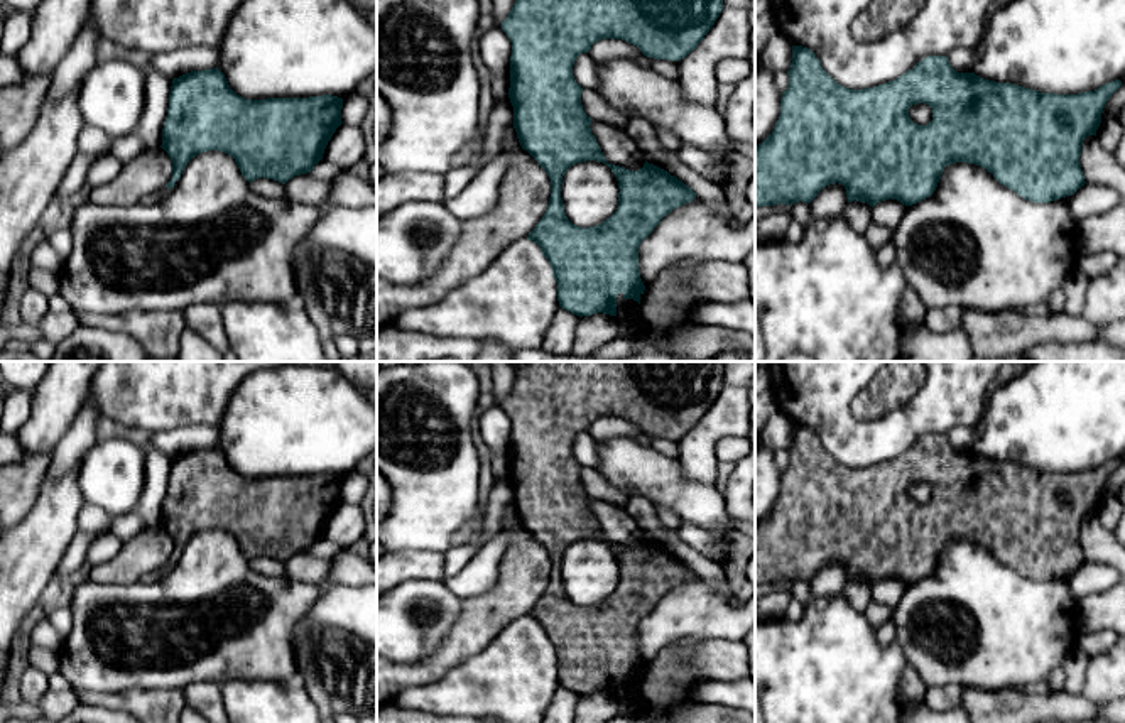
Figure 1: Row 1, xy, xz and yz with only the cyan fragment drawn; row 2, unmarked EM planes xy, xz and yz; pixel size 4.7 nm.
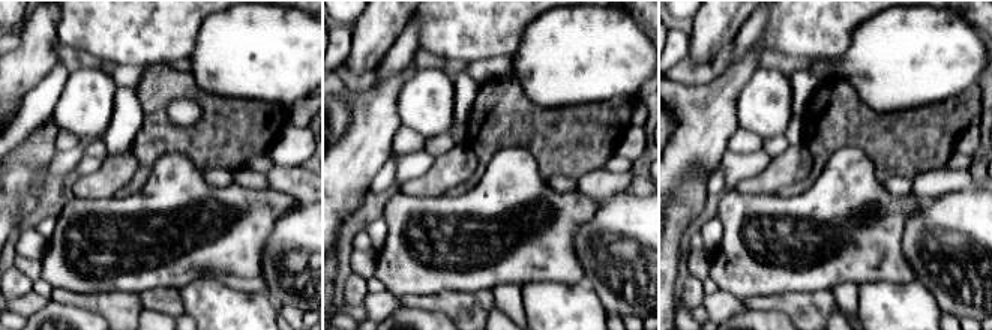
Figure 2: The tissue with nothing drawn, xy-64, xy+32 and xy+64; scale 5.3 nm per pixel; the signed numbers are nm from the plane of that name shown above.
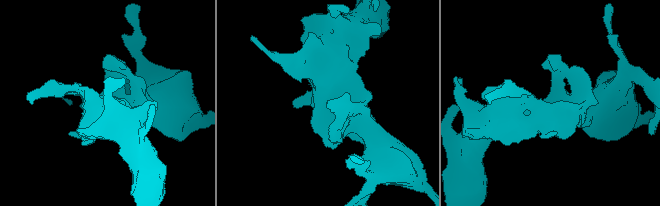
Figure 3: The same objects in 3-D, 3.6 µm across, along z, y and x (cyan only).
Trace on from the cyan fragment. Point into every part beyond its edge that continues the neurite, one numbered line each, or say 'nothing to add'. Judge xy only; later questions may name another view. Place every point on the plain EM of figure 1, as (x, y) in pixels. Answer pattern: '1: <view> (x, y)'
1: xy (152, 576)

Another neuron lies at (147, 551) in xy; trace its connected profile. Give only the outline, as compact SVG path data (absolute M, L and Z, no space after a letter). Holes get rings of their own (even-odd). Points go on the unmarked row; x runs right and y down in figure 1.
M162 525L145 527L110 561L90 568L90 579L128 584L162 568L172 556L172 539Z

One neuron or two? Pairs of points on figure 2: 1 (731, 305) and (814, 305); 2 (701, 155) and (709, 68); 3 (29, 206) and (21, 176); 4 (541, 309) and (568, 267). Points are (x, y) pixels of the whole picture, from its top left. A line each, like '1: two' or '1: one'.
1: one
2: two
3: two
4: two

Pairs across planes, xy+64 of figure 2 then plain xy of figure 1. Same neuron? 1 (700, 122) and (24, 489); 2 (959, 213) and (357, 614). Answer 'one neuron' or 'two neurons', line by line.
1: two neurons
2: one neuron

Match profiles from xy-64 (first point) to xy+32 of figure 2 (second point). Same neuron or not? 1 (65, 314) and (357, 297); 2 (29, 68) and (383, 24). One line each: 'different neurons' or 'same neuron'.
1: different neurons
2: same neuron

